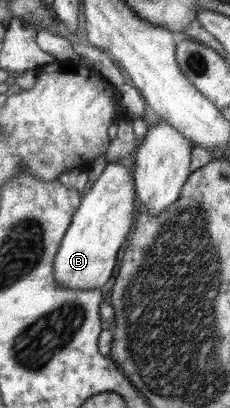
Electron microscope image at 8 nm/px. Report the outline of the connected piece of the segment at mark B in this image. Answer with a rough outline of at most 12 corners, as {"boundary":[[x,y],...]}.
{"boundary":[[107,163],[53,261],[55,283],[101,288],[133,222],[131,173]]}

